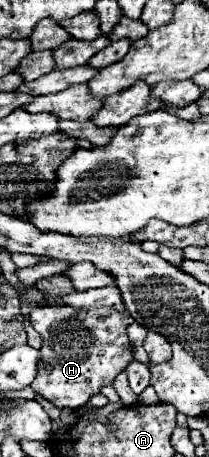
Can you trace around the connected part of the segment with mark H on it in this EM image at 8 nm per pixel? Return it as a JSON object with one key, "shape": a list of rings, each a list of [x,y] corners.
{"shape":[[[28,306],[28,308],[30,308],[28,318],[32,320],[32,326],[38,332],[42,332],[40,352],[44,352],[44,368],[40,368],[40,376],[36,376],[31,387],[36,394],[42,394],[42,398],[52,400],[54,406],[60,408],[84,406],[92,394],[100,392],[102,386],[112,384],[114,378],[132,360],[132,346],[128,342],[126,328],[134,320],[132,316],[128,316],[128,312],[120,312],[114,308],[90,308],[90,310],[52,308],[52,306],[42,308]]]}

